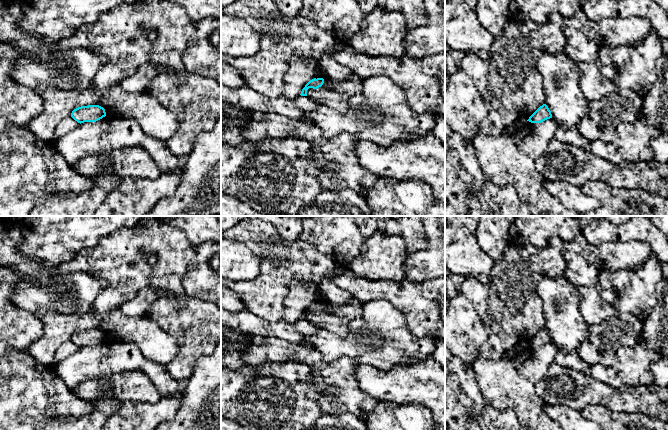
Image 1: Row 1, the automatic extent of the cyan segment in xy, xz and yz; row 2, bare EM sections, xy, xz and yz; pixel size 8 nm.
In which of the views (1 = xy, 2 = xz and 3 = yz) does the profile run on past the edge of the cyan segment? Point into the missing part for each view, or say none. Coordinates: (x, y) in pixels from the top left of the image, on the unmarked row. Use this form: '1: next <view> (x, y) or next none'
1: next none
2: next none
3: next none

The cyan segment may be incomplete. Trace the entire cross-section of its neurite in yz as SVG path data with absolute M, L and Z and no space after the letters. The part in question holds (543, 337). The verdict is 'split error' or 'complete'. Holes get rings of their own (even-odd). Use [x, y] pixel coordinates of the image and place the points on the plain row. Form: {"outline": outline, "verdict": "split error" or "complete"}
{"outline": "M543 328L529 341L527 345L531 347L541 347L550 342L552 342L551 335L546 328Z", "verdict": "complete"}

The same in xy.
{"outline": "M99 329L81 330L74 333L71 341L78 347L96 346L106 340L105 333Z", "verdict": "complete"}

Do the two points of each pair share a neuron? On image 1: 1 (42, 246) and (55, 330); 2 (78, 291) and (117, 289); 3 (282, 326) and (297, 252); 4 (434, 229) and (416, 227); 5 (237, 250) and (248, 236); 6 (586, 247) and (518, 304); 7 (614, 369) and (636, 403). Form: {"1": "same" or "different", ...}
{"1": "different", "2": "different", "3": "different", "4": "different", "5": "different", "6": "same", "7": "different"}

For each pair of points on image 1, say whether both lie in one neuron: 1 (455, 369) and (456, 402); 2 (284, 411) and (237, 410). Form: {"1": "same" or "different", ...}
{"1": "different", "2": "same"}

